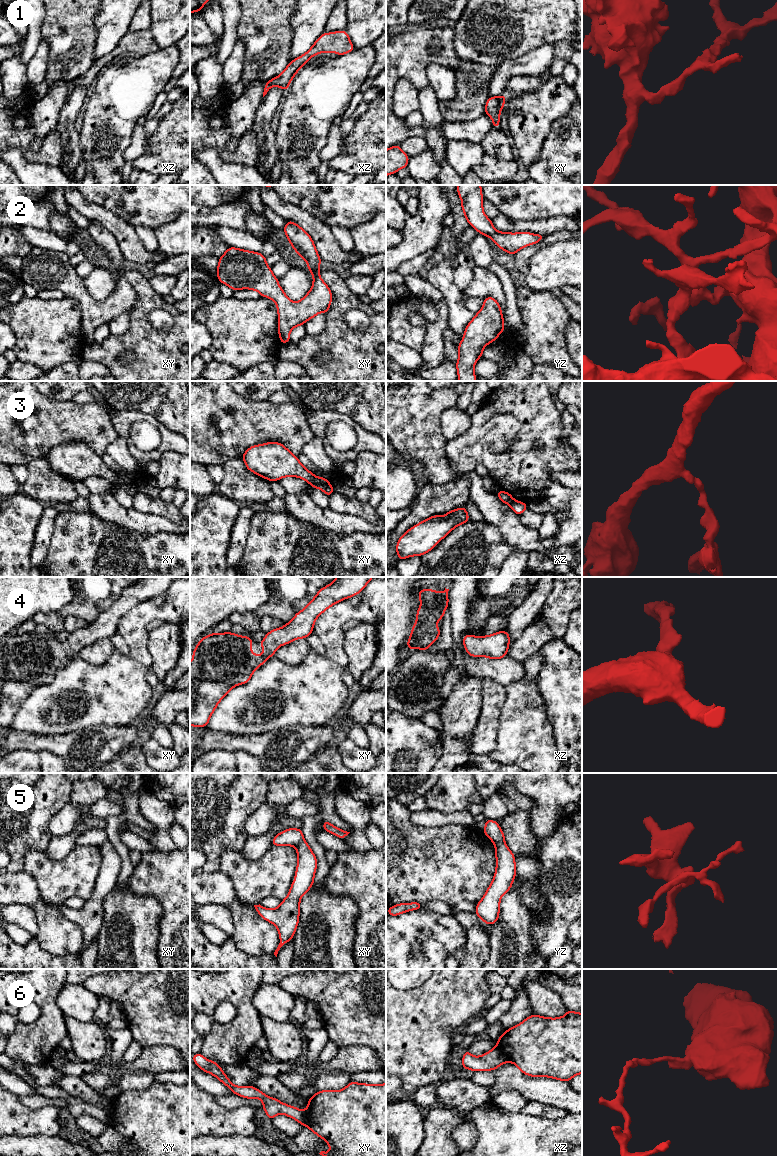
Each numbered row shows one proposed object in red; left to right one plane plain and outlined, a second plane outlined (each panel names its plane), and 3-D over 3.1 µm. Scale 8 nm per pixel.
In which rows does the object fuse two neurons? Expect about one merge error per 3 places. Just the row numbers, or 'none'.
3, 5, 6

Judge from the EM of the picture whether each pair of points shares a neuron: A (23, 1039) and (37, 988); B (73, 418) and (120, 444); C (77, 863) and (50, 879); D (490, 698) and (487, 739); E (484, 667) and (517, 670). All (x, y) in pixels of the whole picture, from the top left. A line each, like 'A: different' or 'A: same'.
A: same
B: different
C: same
D: same
E: same

